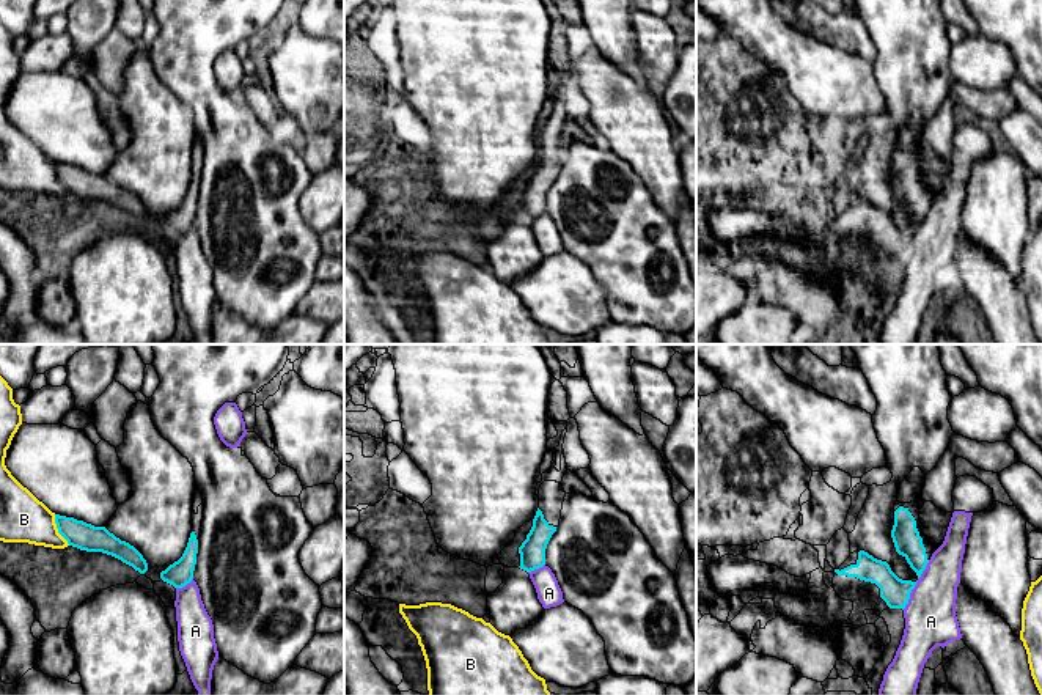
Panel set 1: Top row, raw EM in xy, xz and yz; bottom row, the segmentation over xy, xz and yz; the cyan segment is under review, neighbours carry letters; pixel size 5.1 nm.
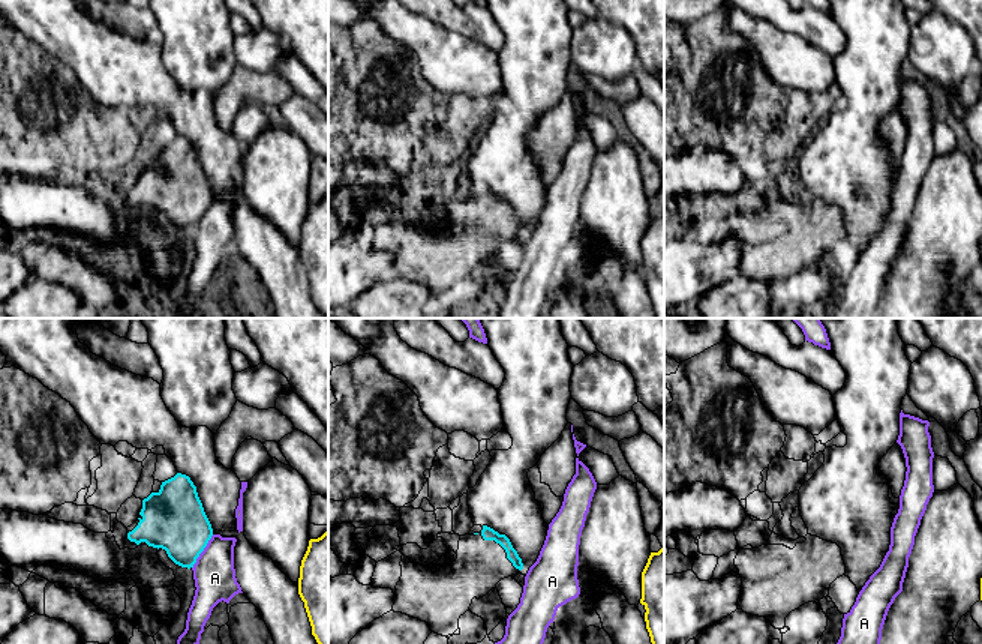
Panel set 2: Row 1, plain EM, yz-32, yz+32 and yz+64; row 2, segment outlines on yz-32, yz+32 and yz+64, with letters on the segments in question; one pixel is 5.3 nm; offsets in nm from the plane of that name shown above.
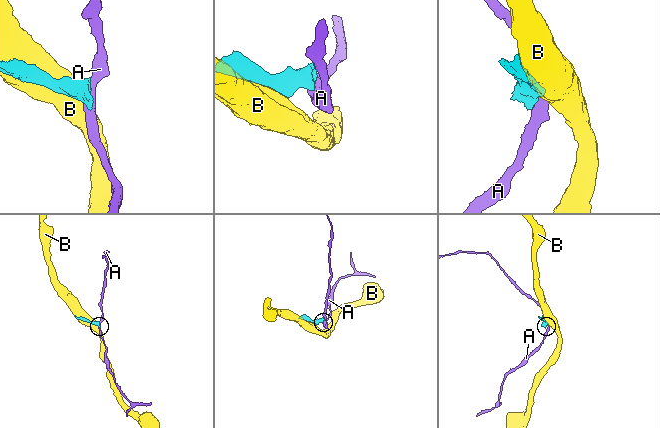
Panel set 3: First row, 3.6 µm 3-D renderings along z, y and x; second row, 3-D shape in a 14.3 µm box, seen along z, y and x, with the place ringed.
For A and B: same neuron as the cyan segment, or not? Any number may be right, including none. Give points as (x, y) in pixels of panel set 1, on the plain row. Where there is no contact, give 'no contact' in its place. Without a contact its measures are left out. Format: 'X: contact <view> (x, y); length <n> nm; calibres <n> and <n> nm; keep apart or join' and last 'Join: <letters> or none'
A: contact yz (915, 231); length 300 nm; calibres 150 and 260 nm; keep apart
B: contact xy (58, 178); length 180 nm; calibres 140 and 240 nm; keep apart
Join: none

